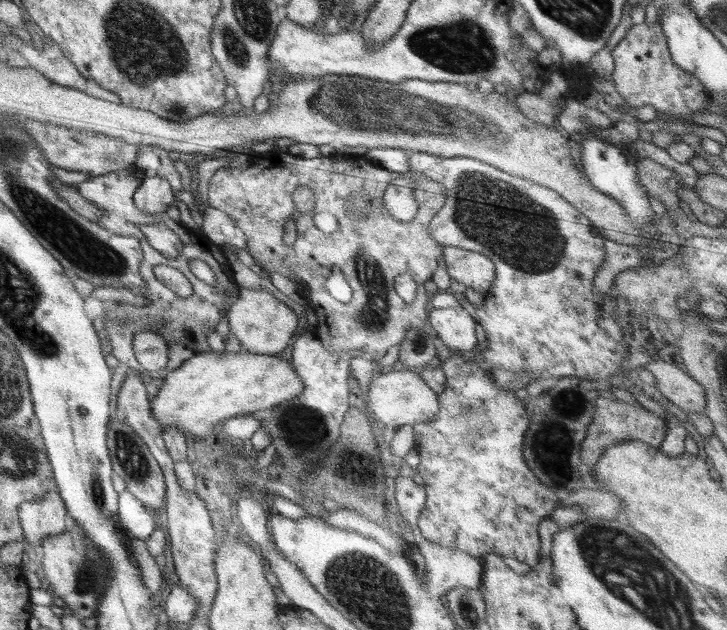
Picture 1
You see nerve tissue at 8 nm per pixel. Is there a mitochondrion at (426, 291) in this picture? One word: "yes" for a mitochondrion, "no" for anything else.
no

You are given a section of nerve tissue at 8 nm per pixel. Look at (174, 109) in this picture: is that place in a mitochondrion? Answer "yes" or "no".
yes

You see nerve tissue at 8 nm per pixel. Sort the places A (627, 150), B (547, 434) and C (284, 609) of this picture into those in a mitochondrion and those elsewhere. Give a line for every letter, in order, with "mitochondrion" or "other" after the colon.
A: other
B: mitochondrion
C: other

